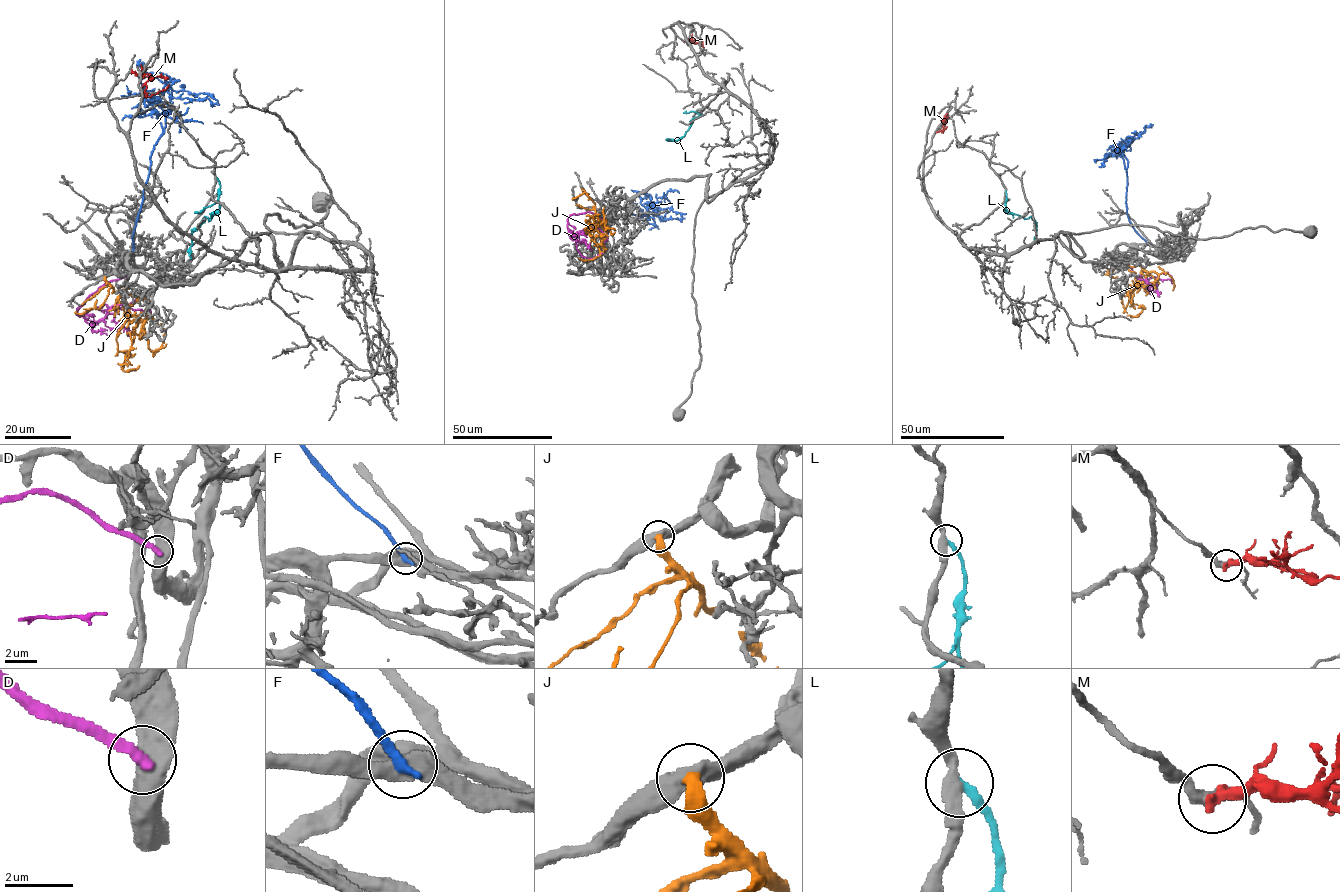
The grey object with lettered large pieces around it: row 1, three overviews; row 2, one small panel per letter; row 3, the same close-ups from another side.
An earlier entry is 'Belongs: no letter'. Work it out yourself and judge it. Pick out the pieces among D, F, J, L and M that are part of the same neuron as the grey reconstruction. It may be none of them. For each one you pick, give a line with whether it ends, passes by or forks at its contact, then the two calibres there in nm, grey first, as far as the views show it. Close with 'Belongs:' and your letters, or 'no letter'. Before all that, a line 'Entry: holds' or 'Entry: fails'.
Entry: fails
J: it ends; calibres 480 and 400 nm
Belongs: J

